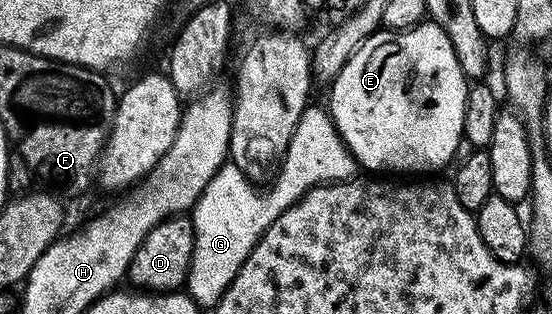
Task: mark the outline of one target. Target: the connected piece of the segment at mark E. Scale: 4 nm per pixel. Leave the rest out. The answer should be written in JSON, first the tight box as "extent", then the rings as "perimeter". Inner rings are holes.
{"extent":[327,19,467,175],"perimeter":[[[426,19],[410,29],[394,31],[382,28],[371,34],[355,51],[355,55],[351,55],[351,59],[347,59],[343,71],[339,71],[339,75],[331,83],[330,89],[333,90],[329,93],[327,112],[330,119],[333,120],[333,126],[337,128],[337,135],[344,139],[350,155],[362,170],[373,175],[397,175],[393,173],[425,173],[421,175],[429,175],[432,174],[429,173],[432,169],[441,169],[453,156],[456,158],[458,156],[457,148],[463,145],[463,111],[465,110],[466,88],[467,78],[465,72],[459,67],[459,59],[455,59],[455,47],[451,47],[451,39],[447,39],[447,31],[443,31],[441,25]]]}

